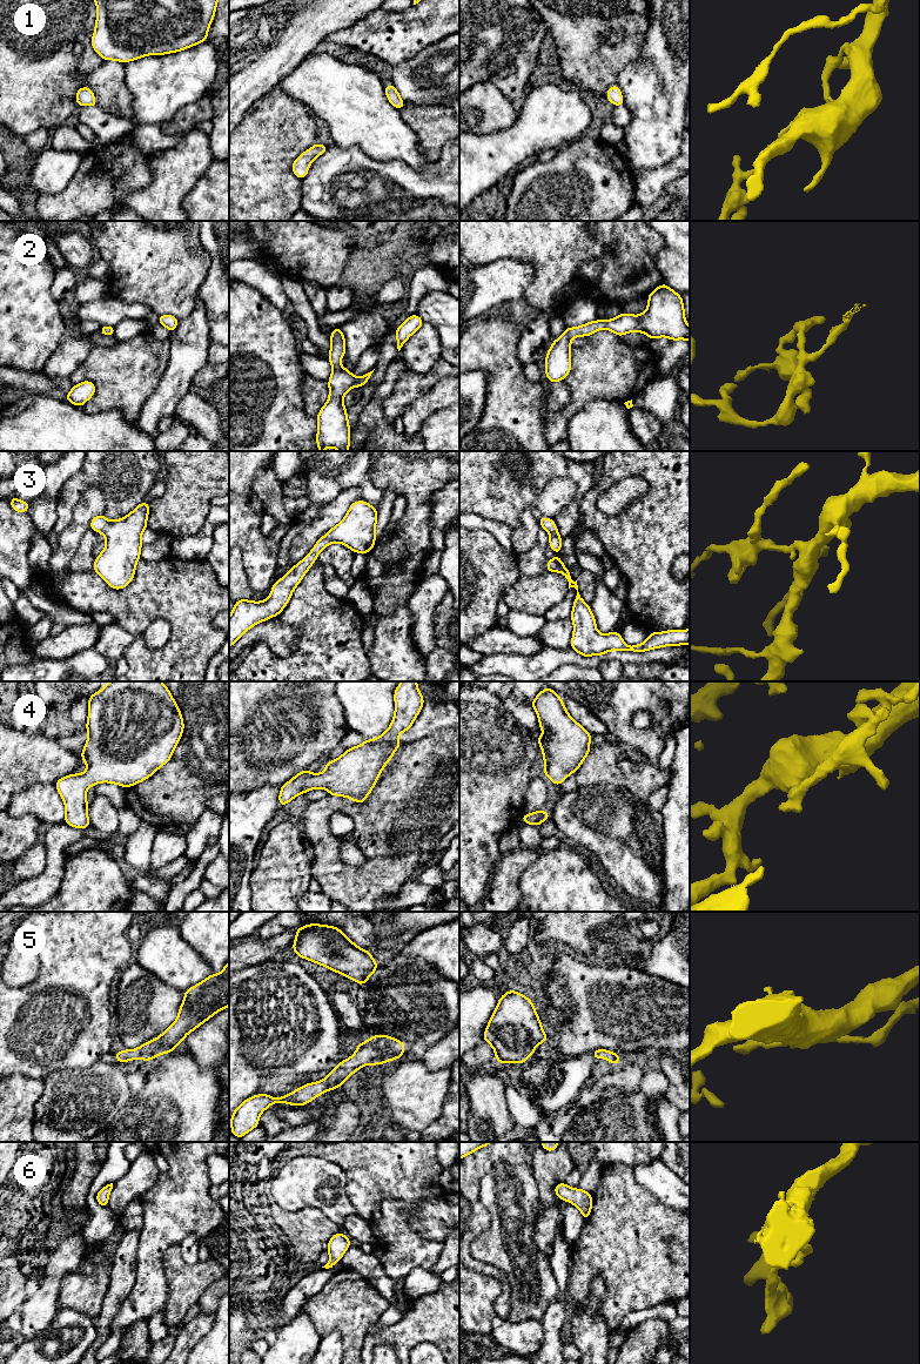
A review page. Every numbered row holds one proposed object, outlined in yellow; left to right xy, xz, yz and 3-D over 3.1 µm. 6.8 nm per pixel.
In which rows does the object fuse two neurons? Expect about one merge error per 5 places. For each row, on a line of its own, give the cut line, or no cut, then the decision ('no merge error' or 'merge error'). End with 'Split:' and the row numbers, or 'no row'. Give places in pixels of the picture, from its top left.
1: cut none; no merge error
2: cut none; no merge error
3: cut none; no merge error
4: cut none; no merge error
5: cut none; no merge error
6: cut none; no merge error
Split: no row

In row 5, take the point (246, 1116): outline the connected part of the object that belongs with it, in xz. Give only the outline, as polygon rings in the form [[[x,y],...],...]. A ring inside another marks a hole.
[[[374,1035],[363,1043],[358,1043],[356,1053],[340,1062],[337,1067],[321,1081],[307,1083],[303,1087],[277,1098],[268,1094],[258,1094],[244,1100],[233,1113],[230,1118],[231,1135],[242,1138],[251,1129],[258,1127],[260,1115],[273,1103],[304,1106],[325,1091],[342,1087],[343,1082],[362,1066],[383,1064],[399,1059],[404,1054],[405,1044],[388,1035]]]

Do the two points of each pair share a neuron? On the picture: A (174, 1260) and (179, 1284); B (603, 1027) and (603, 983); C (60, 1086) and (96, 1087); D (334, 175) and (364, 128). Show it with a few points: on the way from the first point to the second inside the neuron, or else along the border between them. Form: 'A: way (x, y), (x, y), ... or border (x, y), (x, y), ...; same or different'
A: way (174, 1265), (179, 1270), (179, 1278); same
B: way (603, 1016), (603, 994); same
C: way (69, 1087), (87, 1087); same
D: border (334, 143), (341, 147), (360, 147), (377, 160); different

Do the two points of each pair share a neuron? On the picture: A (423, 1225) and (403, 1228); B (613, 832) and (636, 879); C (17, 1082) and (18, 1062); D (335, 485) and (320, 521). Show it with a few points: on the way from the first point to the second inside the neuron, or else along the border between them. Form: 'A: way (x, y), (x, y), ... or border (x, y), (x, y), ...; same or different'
A: border (423, 1201), (413, 1227), (436, 1241); different
B: way (620, 844), (633, 857), (636, 867); same
C: border (12, 1074), (20, 1073), (41, 1080); different
D: border (351, 488), (346, 488), (323, 504); different

